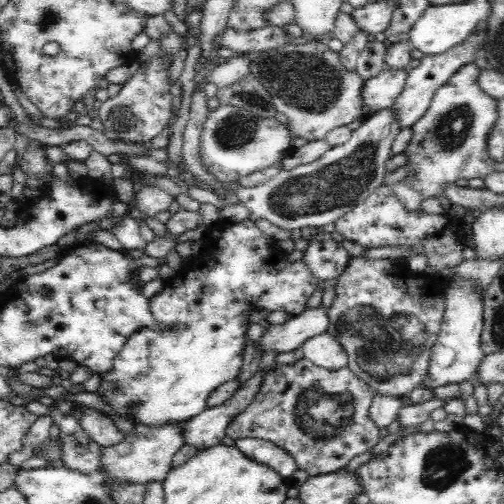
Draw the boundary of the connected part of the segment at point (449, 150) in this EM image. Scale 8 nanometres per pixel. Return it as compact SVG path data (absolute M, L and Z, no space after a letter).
M473 62L461 66L436 90L422 118L411 126L413 133L403 153L407 160L405 164L413 166L415 173L407 178L407 183L412 190L421 194L423 200L444 194L446 184L455 183L458 178L483 179L495 171L496 162L489 157L486 143L489 130L496 122L498 100L486 94L481 86L478 86L477 78L480 73L481 70Z

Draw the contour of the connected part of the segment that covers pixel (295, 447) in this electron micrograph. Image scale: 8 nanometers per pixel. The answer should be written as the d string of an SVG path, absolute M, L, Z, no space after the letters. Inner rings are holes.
M302 358L298 362L276 366L266 374L252 402L226 427L225 436L233 441L239 438L269 440L276 443L276 446L282 447L295 460L297 468L308 472L310 476L330 474L331 471L345 468L354 456L367 452L368 448L372 448L380 440L378 438L380 428L369 416L369 406L376 394L373 387L358 378L348 366L340 370L328 370ZM312 386L319 386L326 394L348 392L352 396L352 404L354 404L352 424L344 426L342 432L338 432L328 440L310 438L294 419L298 396Z

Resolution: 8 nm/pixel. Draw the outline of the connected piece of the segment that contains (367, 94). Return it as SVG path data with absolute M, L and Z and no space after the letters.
M384 68L378 76L365 80L362 86L362 102L364 102L365 118L376 114L378 110L391 108L400 96L407 72L405 68Z

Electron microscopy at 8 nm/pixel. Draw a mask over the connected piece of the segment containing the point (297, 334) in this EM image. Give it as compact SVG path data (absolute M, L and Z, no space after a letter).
M322 305L315 309L306 308L298 315L290 316L283 324L272 325L268 332L262 334L258 351L260 354L268 351L288 353L301 348L306 340L326 332L329 325L328 310Z

